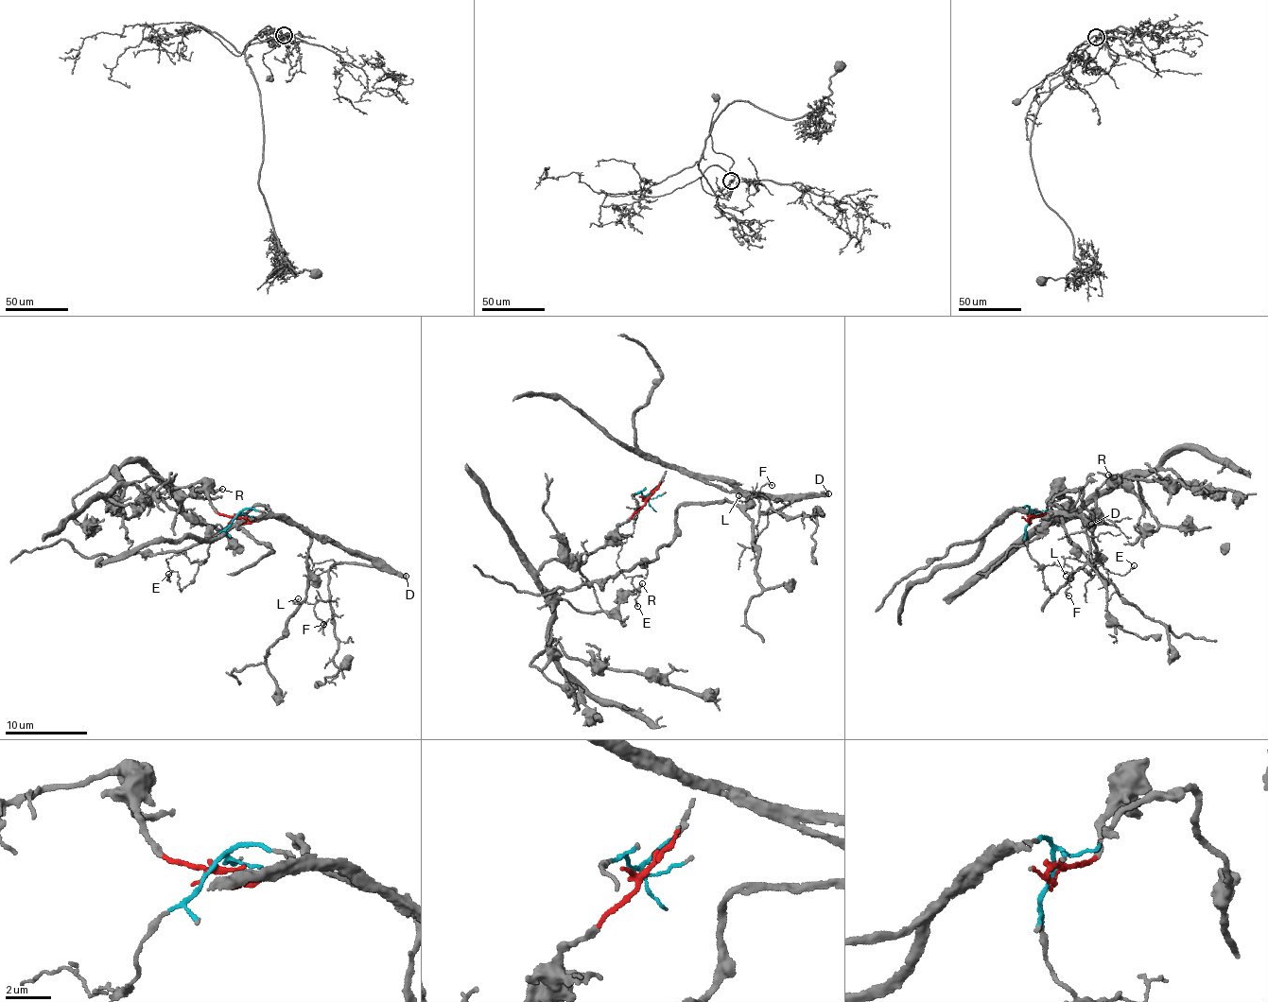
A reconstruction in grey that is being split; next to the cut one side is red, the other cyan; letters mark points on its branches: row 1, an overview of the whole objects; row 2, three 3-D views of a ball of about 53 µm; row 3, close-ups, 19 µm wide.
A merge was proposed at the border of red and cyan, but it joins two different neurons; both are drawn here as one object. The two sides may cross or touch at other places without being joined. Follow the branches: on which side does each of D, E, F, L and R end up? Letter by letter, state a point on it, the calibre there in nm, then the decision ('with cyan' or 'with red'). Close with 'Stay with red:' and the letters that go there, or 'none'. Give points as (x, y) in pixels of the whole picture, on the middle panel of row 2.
D: (828, 493) | 440 nm | with cyan
E: (637, 606) | 140 nm | with cyan
F: (772, 485) | 110 nm | with cyan
L: (738, 495) | 130 nm | with cyan
R: (642, 583) | 240 nm | with red
Stay with red: R

